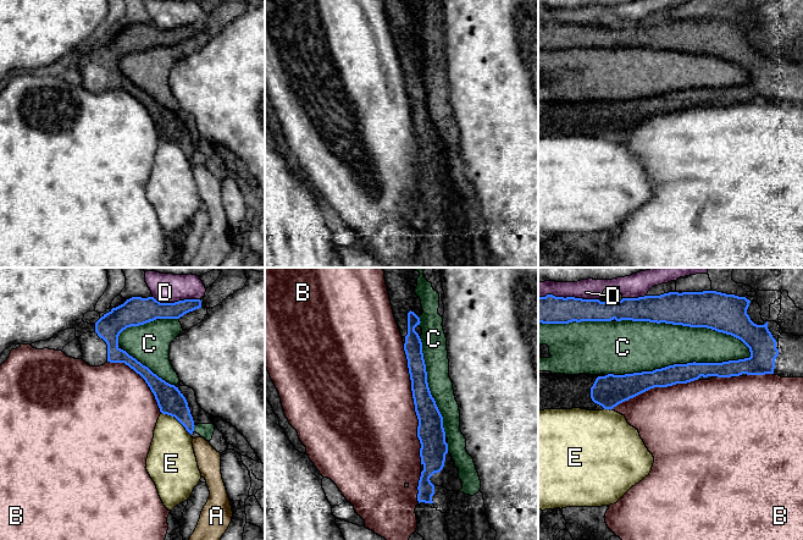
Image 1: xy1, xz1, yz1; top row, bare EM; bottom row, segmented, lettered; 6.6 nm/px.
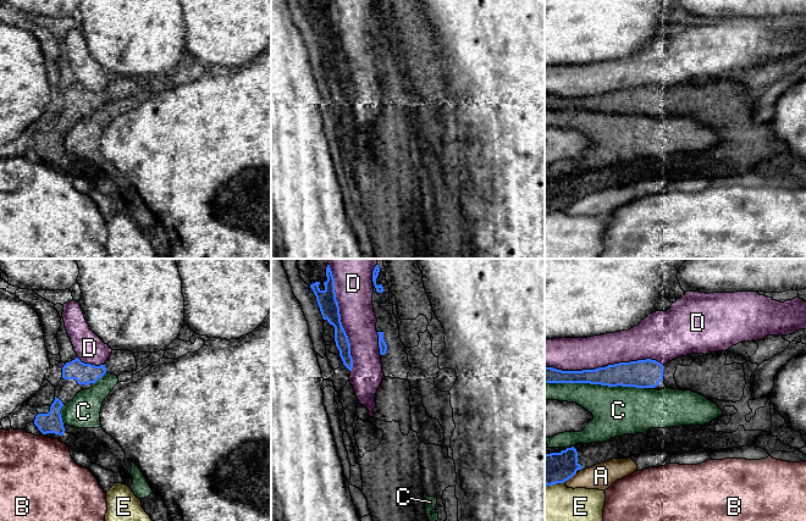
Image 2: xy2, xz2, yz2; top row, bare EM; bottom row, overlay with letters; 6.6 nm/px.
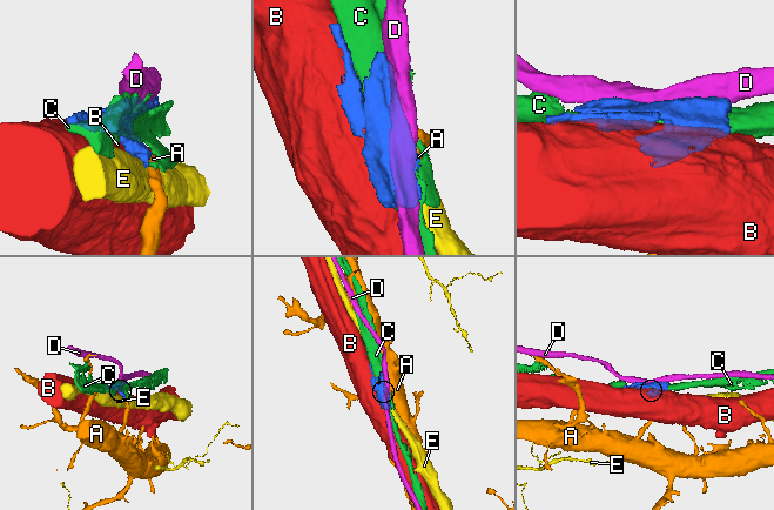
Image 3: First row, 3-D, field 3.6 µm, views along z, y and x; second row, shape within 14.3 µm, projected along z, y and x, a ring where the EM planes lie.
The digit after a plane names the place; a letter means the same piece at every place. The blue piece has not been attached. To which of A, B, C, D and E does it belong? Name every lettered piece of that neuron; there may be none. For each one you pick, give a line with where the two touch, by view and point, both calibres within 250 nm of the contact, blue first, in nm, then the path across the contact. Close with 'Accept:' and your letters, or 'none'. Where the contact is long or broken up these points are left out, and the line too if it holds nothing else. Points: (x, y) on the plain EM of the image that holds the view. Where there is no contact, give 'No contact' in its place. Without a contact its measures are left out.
Accept: none

